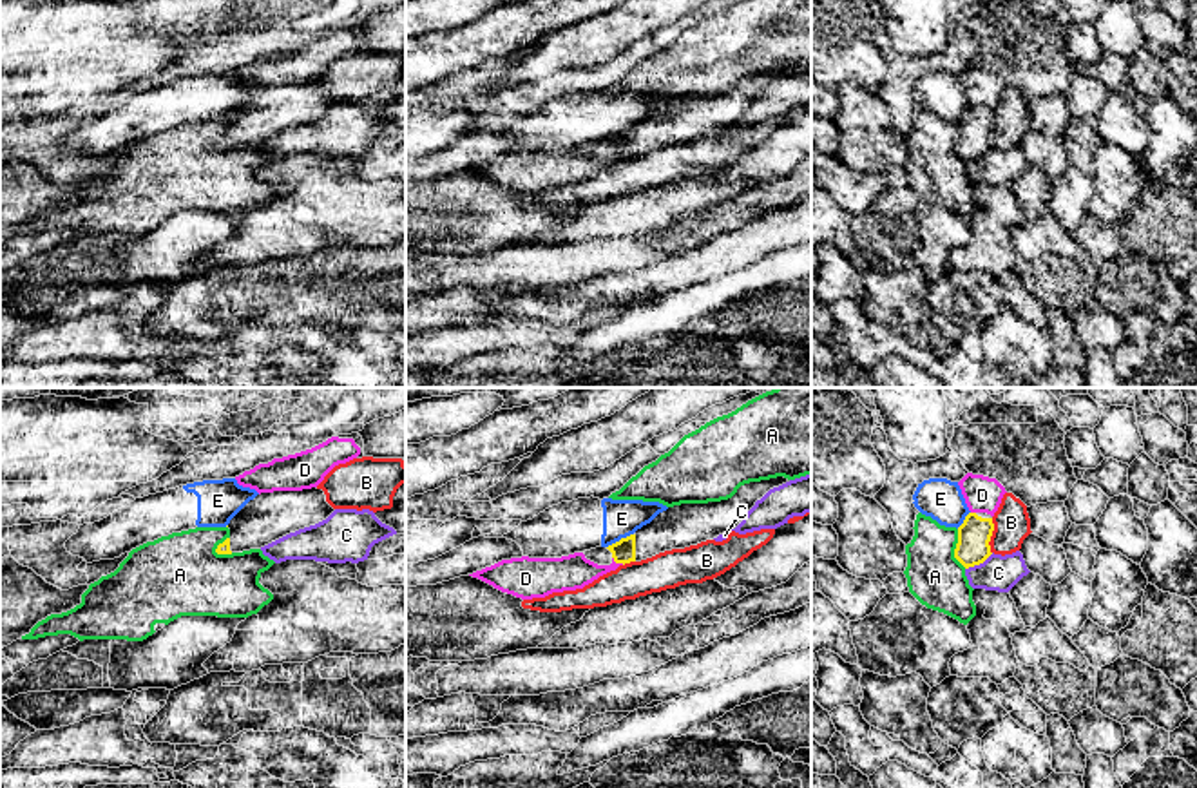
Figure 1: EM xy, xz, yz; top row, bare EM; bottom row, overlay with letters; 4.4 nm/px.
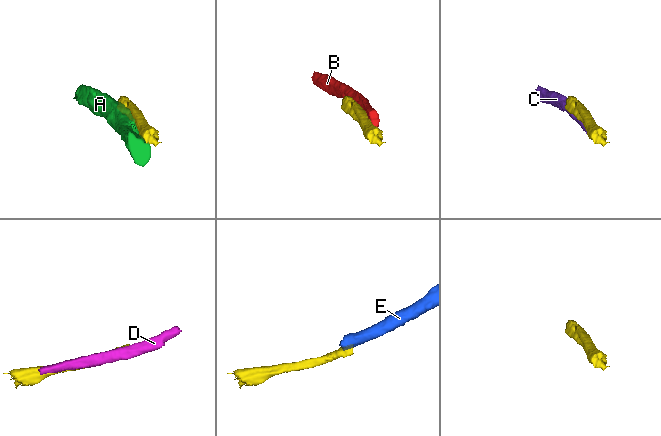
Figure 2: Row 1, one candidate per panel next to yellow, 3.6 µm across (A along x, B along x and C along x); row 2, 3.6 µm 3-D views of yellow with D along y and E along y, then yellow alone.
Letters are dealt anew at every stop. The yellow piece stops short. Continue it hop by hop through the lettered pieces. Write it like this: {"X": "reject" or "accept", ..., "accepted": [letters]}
{"A": "reject", "B": "reject", "C": "reject", "D": "reject", "E": "reject", "accepted": []}

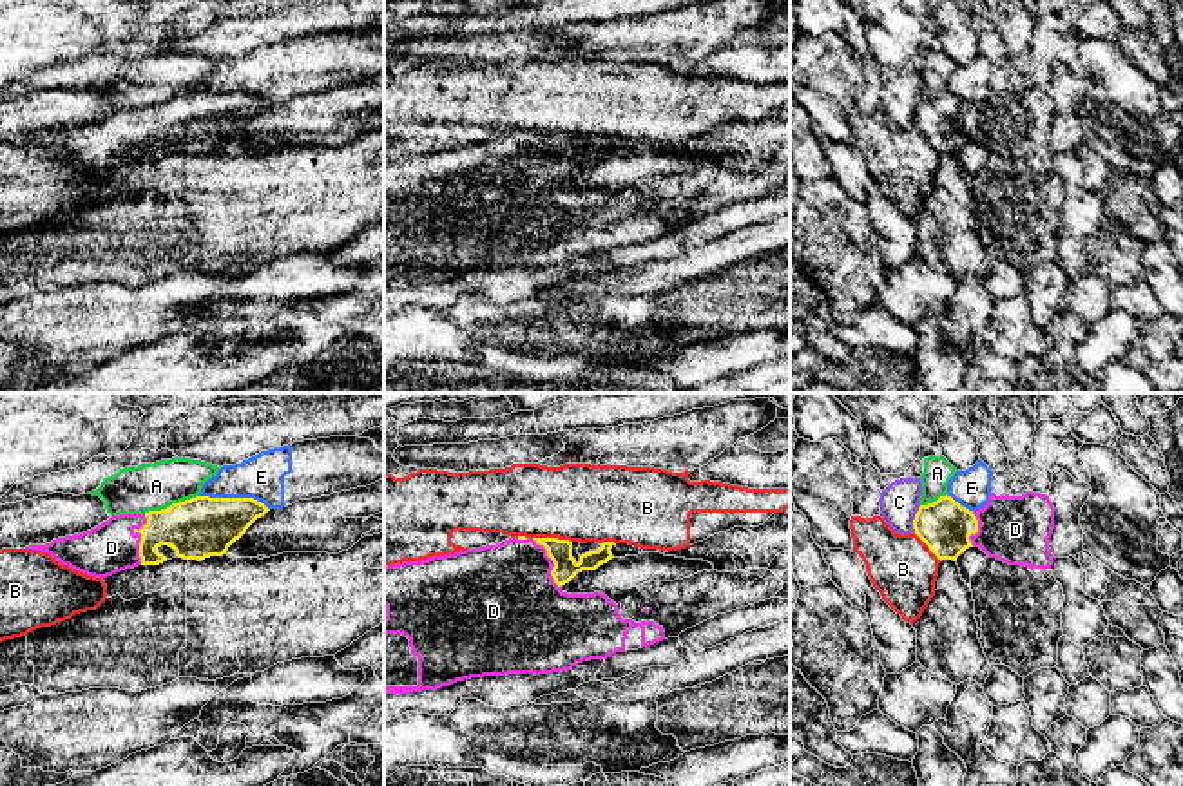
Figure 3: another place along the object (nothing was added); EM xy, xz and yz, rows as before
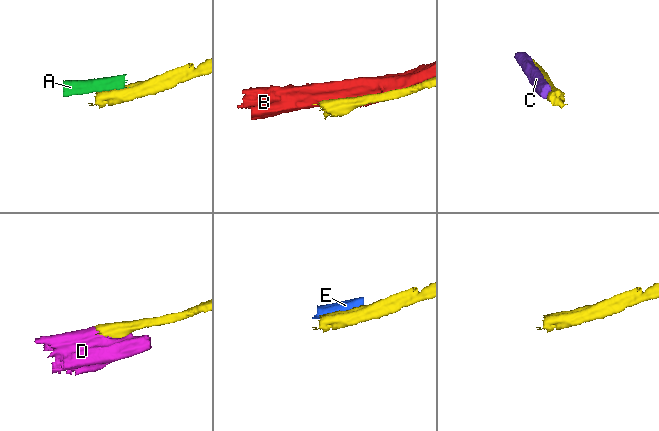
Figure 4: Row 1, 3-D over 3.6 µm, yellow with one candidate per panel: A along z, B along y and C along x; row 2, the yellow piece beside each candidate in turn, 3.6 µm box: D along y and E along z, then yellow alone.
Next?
{"A": "reject", "B": "reject", "C": "reject", "D": "reject", "E": "reject", "accepted": []}

